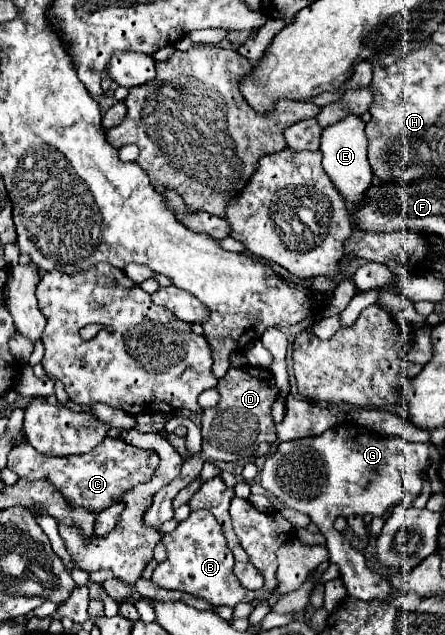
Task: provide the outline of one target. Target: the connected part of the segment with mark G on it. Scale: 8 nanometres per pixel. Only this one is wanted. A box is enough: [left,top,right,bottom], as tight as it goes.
[259,425,429,601]

